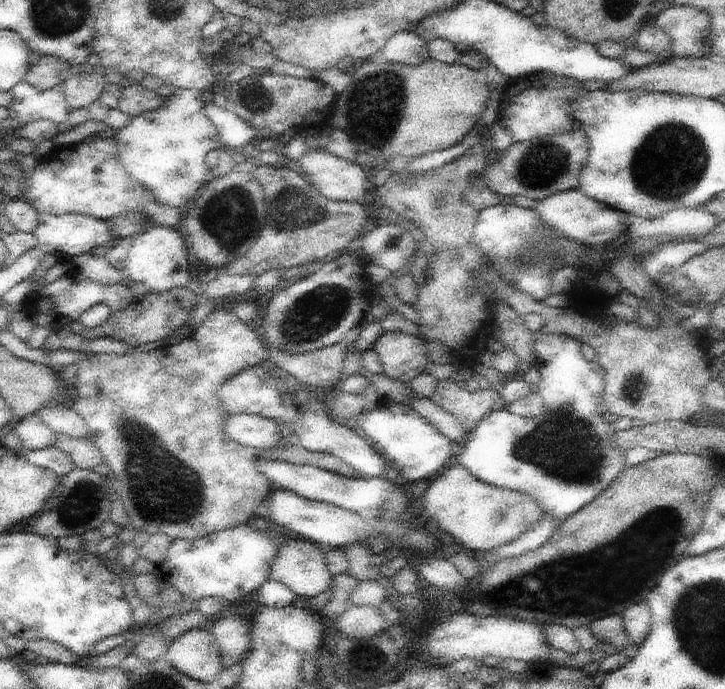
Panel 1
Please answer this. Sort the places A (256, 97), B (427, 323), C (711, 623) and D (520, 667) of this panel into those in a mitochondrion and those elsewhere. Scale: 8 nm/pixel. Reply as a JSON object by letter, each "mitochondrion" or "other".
{"A":"mitochondrion","B":"other","C":"mitochondrion","D":"other"}

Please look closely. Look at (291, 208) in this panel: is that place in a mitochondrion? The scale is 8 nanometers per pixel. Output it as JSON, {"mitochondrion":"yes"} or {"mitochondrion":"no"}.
{"mitochondrion":"yes"}

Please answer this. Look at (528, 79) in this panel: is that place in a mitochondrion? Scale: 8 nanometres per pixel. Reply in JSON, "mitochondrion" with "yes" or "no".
{"mitochondrion":"no"}

